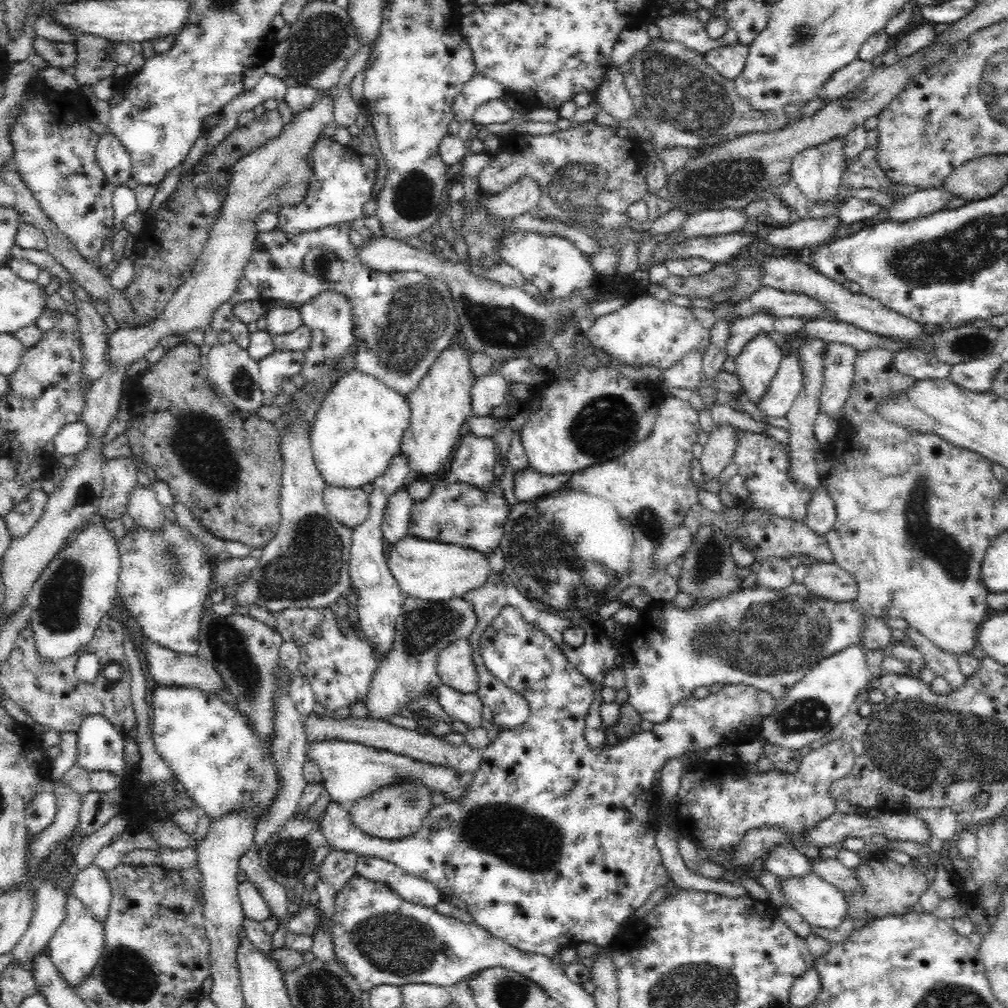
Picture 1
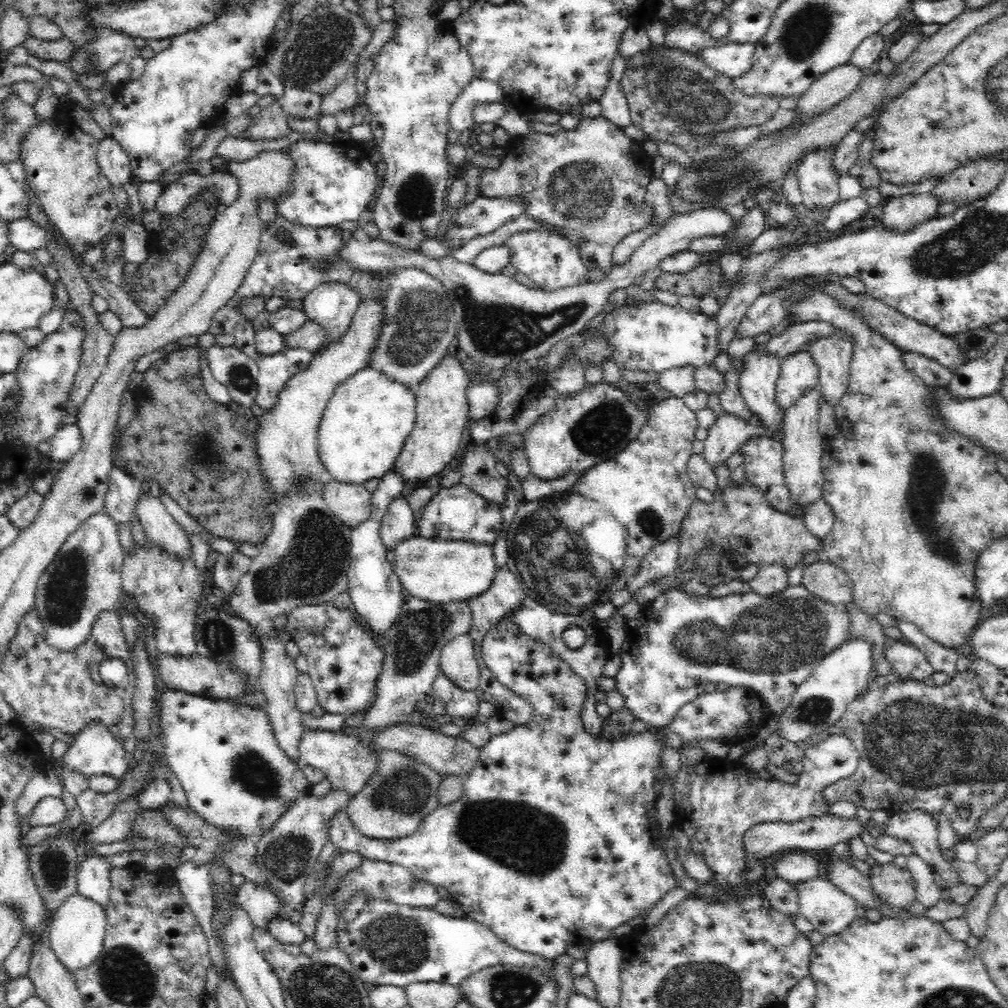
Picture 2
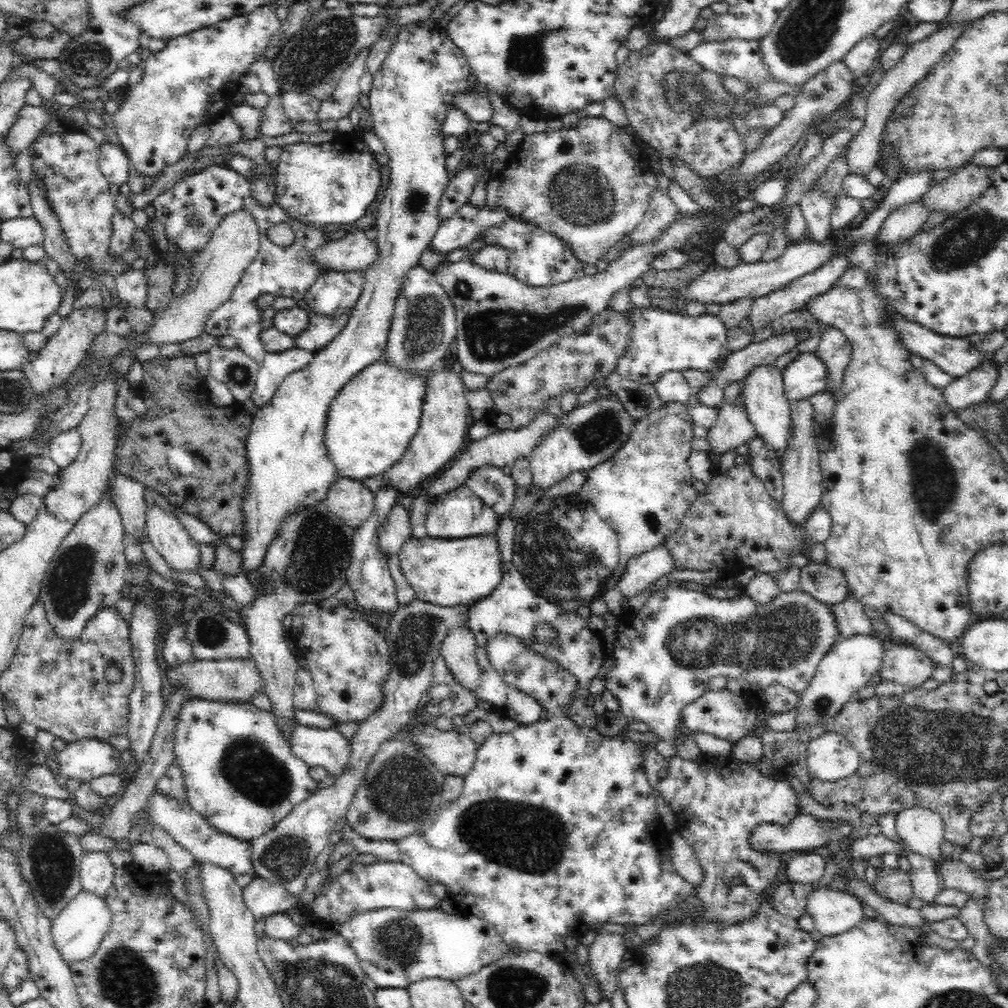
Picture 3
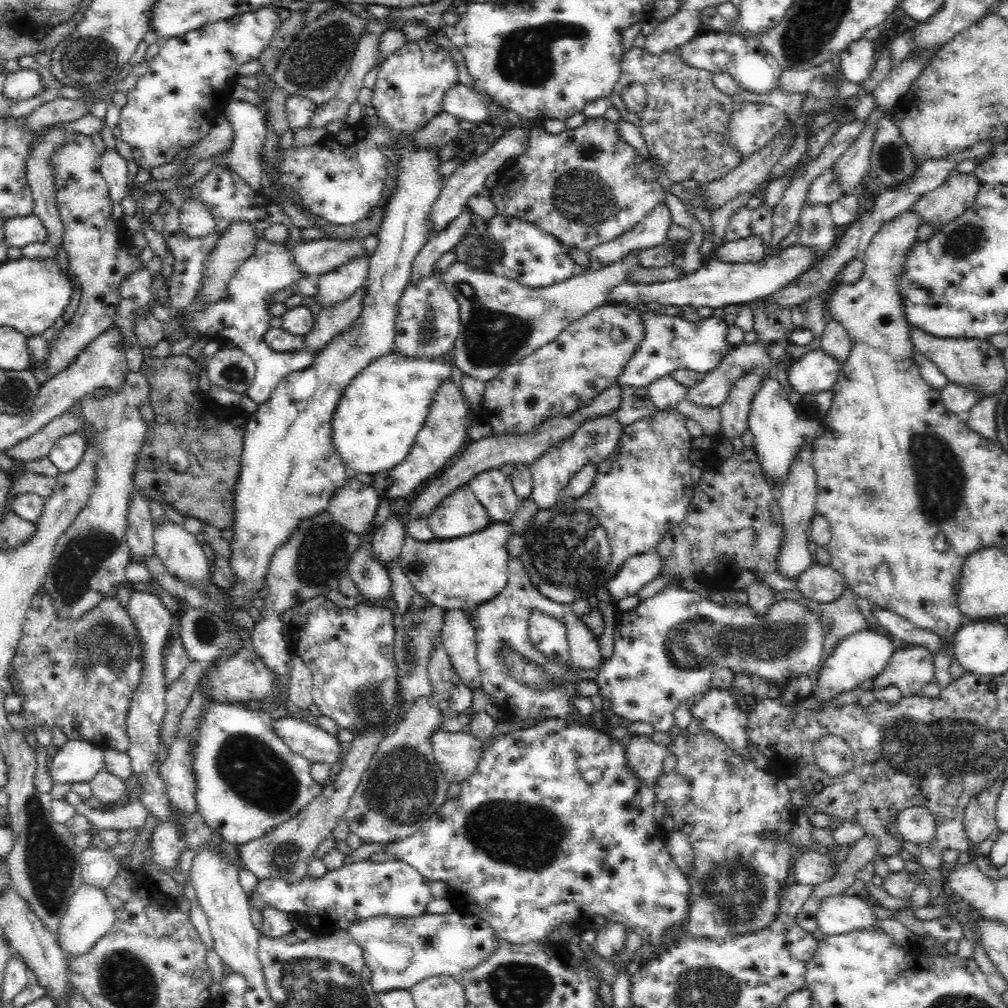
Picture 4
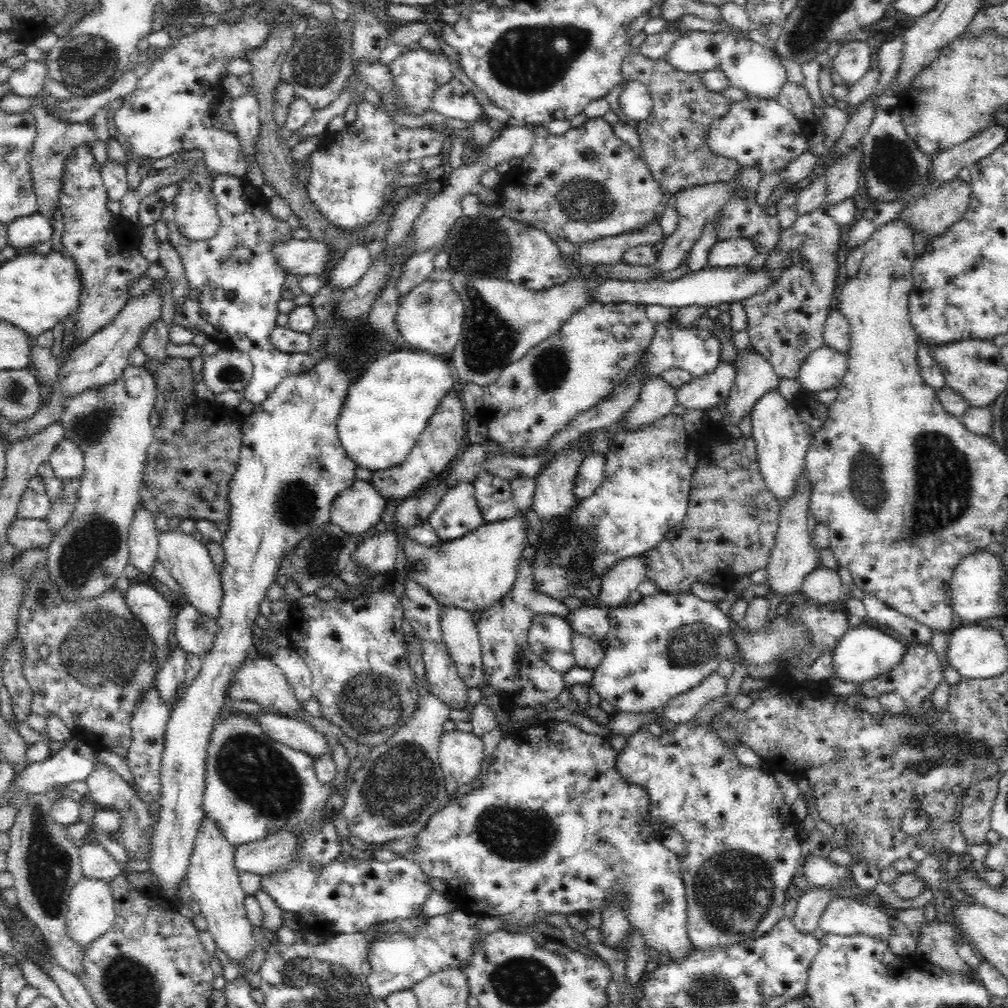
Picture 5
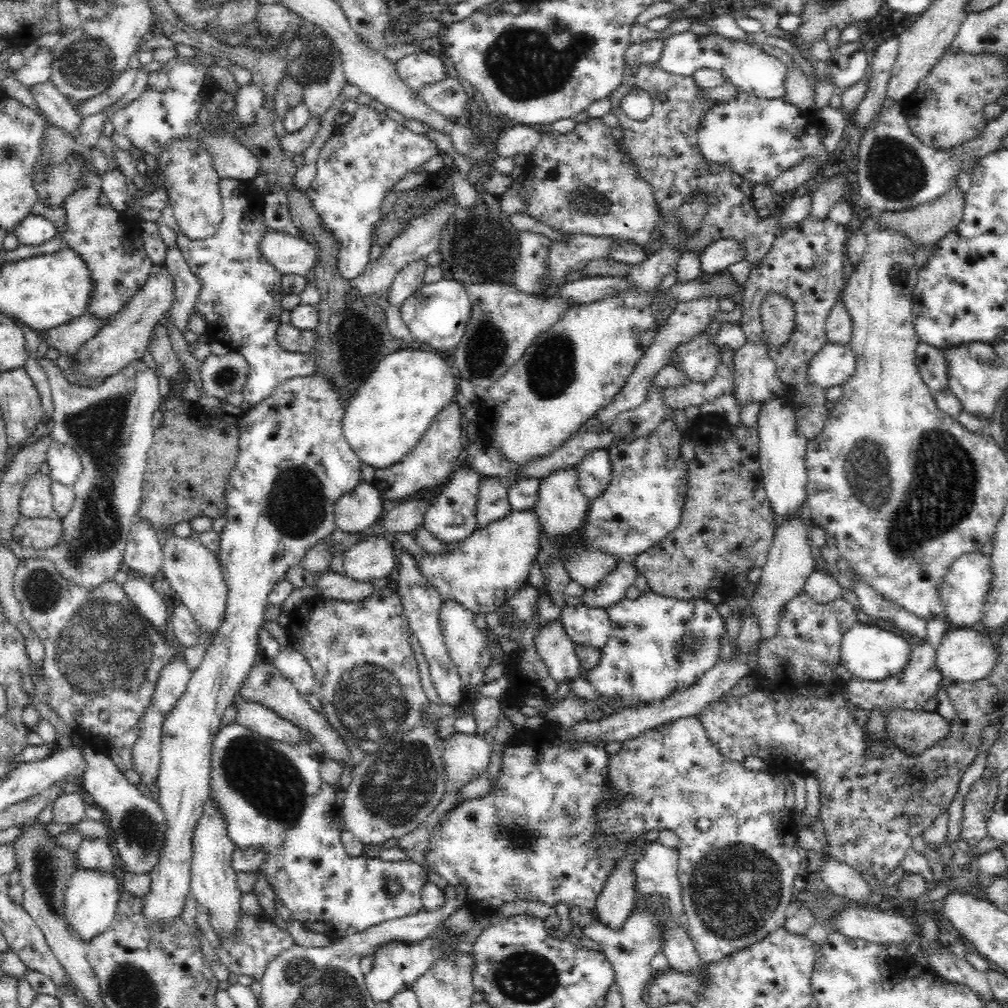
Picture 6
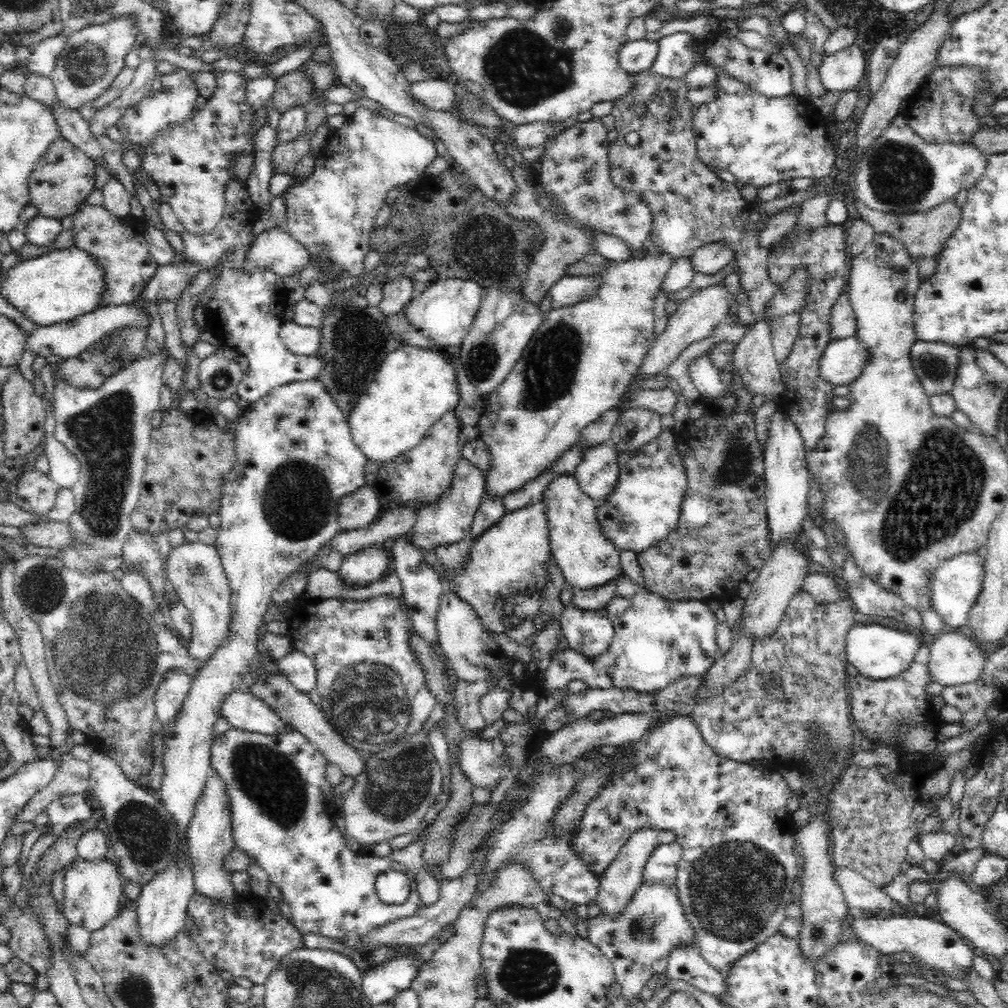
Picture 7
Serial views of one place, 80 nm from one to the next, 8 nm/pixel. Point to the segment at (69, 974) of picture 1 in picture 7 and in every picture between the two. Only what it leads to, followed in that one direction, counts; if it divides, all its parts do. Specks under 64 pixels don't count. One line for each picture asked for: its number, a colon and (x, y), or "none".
2: (77, 930)
3: (77, 932)
4: (89, 915)
5: (91, 912)
6: (91, 896)
7: (92, 888)

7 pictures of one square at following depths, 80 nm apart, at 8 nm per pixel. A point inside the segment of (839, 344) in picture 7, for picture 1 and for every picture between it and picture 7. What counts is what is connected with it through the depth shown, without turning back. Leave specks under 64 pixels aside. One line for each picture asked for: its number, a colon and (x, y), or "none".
1: (784, 389)
2: (799, 373)
3: (807, 374)
4: (816, 371)
5: (824, 369)
6: (835, 364)

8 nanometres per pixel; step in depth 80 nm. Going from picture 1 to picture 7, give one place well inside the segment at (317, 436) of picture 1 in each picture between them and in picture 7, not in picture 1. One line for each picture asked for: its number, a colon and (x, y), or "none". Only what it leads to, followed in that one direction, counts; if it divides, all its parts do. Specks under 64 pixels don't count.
2: (366, 422)
3: (371, 422)
4: (382, 410)
5: (385, 411)
6: (385, 419)
7: (414, 386)

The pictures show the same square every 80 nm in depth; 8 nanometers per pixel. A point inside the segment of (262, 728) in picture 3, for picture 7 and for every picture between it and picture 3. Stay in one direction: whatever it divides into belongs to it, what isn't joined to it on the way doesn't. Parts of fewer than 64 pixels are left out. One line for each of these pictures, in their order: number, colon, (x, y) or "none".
4: (249, 782)
5: (255, 787)
6: (272, 794)
7: (283, 812)

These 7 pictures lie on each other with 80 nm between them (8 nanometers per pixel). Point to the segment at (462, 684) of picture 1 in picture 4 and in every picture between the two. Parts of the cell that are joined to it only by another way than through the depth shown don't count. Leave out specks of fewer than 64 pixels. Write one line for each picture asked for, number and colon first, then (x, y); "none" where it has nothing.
2: (458, 661)
3: (458, 648)
4: (458, 635)

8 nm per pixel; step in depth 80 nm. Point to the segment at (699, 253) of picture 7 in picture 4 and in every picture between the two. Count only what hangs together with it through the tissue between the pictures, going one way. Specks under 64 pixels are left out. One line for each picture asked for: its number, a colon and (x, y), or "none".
4: (749, 250)
5: (738, 252)
6: (723, 253)

